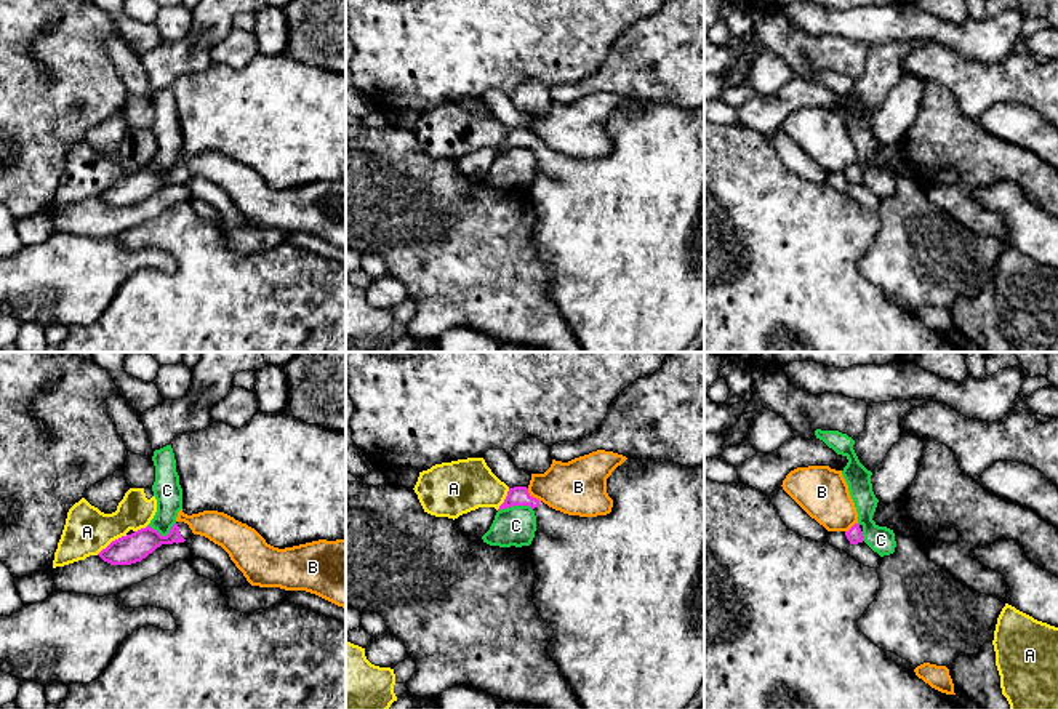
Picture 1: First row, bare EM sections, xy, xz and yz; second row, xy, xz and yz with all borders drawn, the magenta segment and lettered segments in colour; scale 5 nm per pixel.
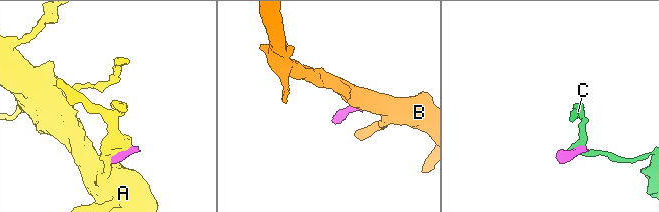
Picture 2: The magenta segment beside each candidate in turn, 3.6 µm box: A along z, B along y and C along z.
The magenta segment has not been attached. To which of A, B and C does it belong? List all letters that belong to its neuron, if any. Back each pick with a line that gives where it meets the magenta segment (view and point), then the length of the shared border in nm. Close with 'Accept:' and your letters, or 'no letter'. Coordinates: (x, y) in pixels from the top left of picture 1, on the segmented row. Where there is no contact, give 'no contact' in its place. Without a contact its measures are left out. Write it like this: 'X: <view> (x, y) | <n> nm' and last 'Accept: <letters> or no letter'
Accept: no letter

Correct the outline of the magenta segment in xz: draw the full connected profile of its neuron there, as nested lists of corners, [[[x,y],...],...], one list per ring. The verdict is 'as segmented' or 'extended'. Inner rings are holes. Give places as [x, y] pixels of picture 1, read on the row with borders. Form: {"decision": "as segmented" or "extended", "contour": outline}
{"decision": "extended", "contour": [[[627,458],[607,479],[607,493],[613,499],[611,512],[597,517],[568,515],[533,498],[527,487],[509,488],[498,511],[530,506],[536,515],[536,531],[530,544],[535,565],[533,603],[543,619],[552,626],[552,640],[546,653],[571,685],[583,709],[685,709],[704,682],[704,464],[688,467],[667,459]]]}

